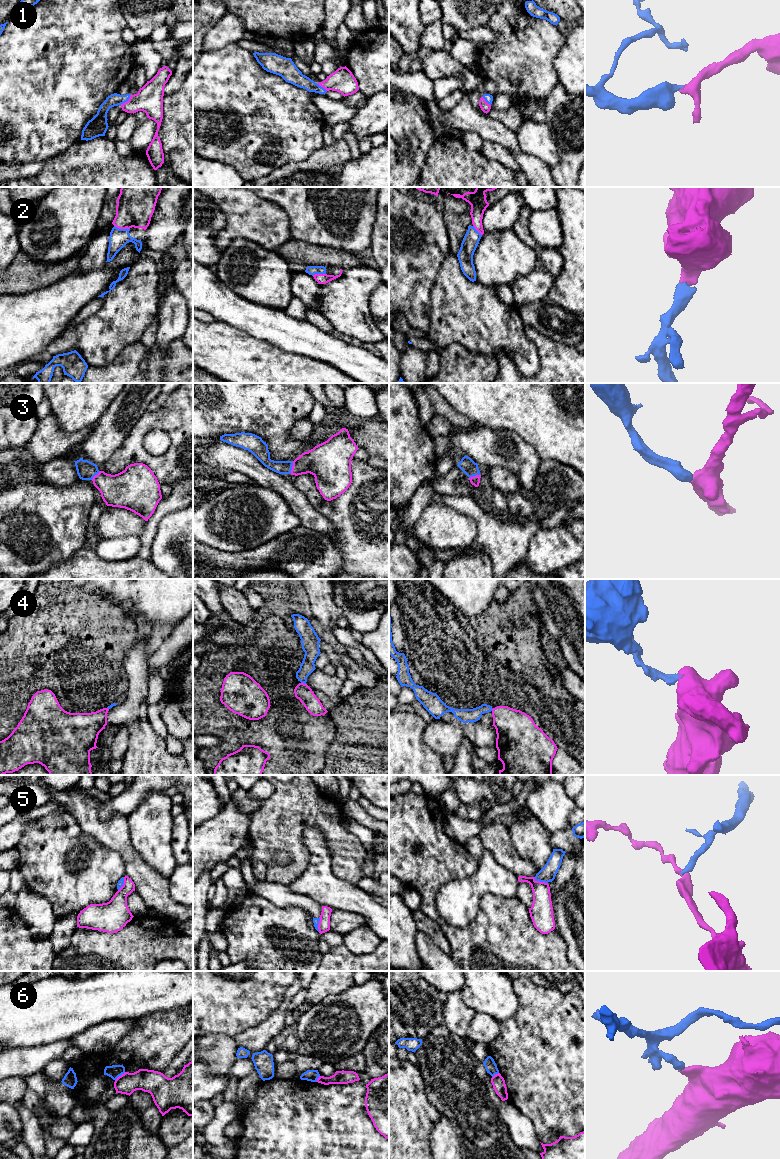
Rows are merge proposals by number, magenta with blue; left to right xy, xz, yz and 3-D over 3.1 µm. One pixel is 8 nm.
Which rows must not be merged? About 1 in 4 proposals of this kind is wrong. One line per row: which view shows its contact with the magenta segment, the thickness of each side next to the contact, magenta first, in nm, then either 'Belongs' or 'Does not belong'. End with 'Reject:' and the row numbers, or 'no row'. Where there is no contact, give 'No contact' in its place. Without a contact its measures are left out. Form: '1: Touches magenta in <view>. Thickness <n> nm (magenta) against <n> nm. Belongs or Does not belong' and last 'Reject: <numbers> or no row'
1: Touches magenta in xy. Thickness 220 nm (magenta) against 100 nm. Belongs
2: Touches magenta in xy. Thickness 300 nm (magenta) against 150 nm. Belongs
3: Touches magenta in xz. Thickness 260 nm (magenta) against 110 nm. Belongs
4: Touches magenta in xz. Thickness 140 nm (magenta) against 120 nm. Does not belong
5: Touches magenta in yz. Thickness 190 nm (magenta) against 130 nm. Does not belong
6: Touches magenta in xy. Thickness 180 nm (magenta) against 110 nm. Does not belong
Reject: 4, 5, 6

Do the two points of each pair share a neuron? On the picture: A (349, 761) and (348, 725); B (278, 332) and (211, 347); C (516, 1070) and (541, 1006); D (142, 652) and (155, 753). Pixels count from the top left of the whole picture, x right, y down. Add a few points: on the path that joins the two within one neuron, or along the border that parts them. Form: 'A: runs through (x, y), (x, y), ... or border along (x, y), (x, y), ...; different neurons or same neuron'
A: runs through (350, 752), (350, 734); same neuron
B: border along (233, 326), (276, 346); different neurons
C: runs through (532, 1054), (540, 1046), (541, 1022); same neuron
D: runs through (137, 677), (135, 720), (139, 728); same neuron

